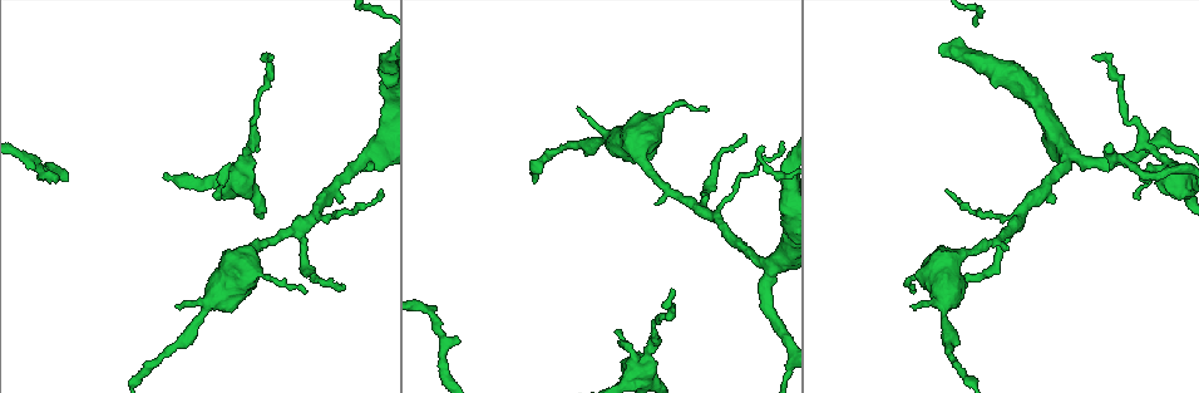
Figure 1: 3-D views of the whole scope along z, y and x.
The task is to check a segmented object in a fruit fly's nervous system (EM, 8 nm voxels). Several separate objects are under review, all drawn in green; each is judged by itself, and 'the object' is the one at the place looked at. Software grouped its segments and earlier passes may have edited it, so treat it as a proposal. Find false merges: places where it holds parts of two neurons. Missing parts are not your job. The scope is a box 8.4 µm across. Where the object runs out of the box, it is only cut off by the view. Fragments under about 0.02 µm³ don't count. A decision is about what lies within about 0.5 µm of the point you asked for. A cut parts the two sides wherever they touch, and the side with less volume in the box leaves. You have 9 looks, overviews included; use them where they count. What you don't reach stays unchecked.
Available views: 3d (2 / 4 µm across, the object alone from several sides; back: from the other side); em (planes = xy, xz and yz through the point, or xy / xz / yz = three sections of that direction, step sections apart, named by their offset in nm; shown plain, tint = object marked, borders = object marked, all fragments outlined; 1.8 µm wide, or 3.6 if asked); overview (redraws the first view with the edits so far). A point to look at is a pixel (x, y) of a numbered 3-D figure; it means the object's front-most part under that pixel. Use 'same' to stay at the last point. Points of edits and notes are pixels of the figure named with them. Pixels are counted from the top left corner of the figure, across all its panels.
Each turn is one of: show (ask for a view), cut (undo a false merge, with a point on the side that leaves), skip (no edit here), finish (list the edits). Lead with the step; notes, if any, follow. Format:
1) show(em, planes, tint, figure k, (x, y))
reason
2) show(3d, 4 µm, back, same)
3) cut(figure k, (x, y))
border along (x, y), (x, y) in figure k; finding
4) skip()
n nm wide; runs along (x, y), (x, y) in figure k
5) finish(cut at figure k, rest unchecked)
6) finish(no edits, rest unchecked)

show(3d, 4 µm, figure 1, (1169, 163))
thick turns thin

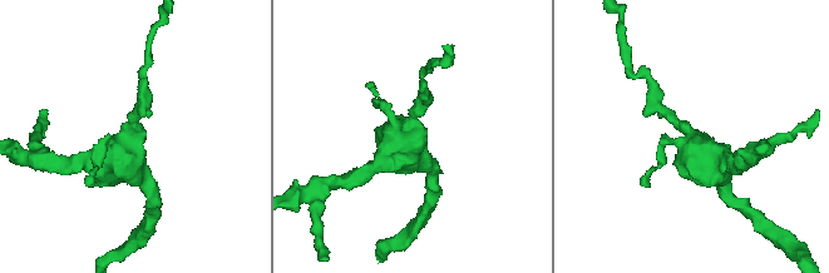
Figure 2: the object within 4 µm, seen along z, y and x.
show(em, 3.6 µm, planes, borders, figure 2, (124, 132))
need the tissue

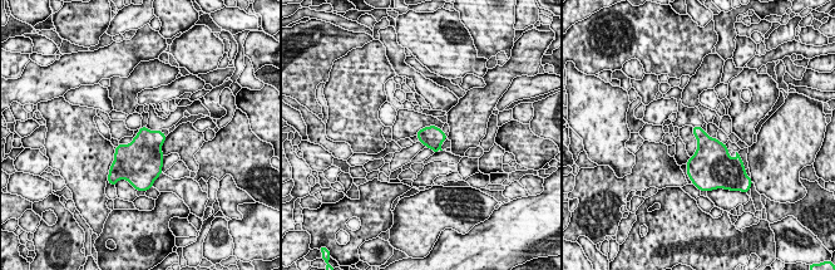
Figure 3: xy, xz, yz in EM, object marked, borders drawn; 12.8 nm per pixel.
skip()
one neuron here

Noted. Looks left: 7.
show(em, 3.6 µm, xz, step 8, tint, figure 1, (695, 208))
abrupt turn

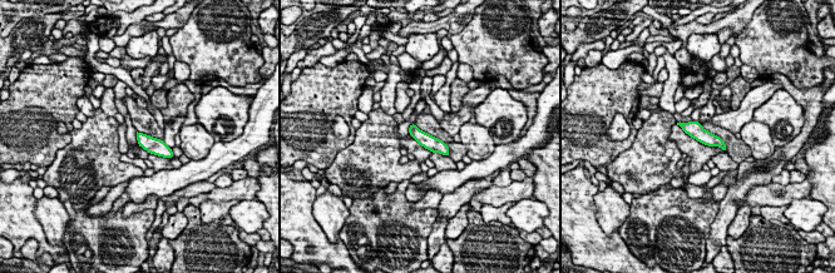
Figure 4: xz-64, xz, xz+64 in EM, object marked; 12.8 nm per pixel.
show(em, 3.6 µm, xy, step 8, tint, same)
cut it another way

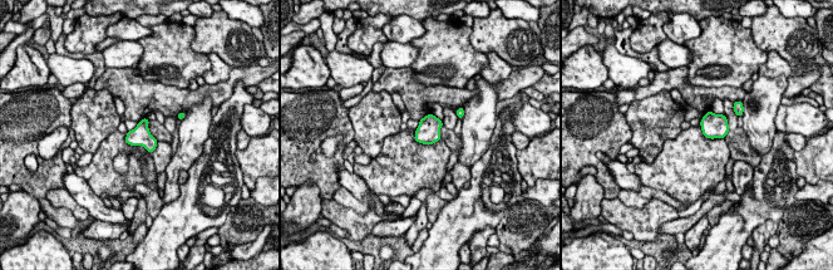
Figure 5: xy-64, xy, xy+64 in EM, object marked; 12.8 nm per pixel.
skip()
260 nm wide; one neuron here

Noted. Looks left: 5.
show(3d, 2 µm, figure 1, (1067, 157))
branch point

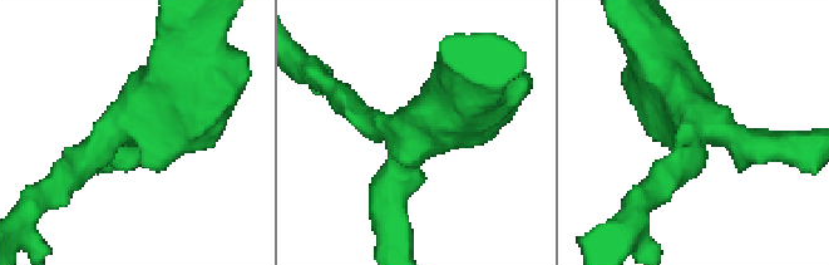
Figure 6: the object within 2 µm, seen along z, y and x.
show(em, 3.6 µm, xz, step 8, tint, figure 6, (118, 126))
3 arms; arms of 200, 280, 440 nm; need the tissue

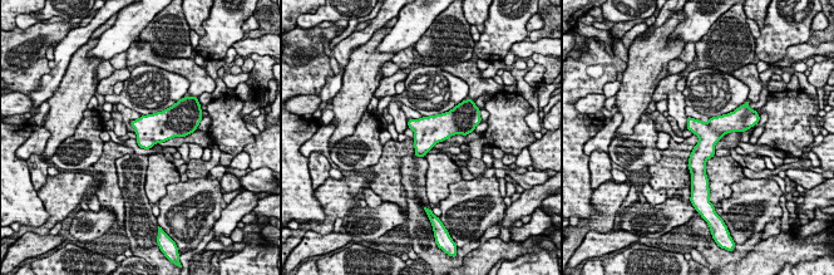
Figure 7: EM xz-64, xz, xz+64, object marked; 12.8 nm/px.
show(em, 3.6 µm, planes, tint, same)
cut it another way

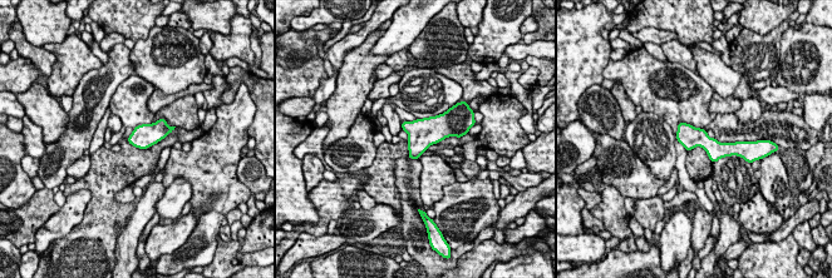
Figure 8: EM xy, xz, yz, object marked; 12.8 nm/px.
skip()
280 nm wide; one neuron here

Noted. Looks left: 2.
show(em, 3.6 µm, xy, step 4, borders, figure 1, (235, 260))
calibre changes

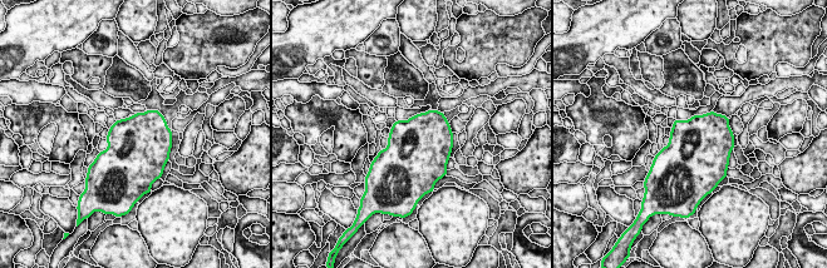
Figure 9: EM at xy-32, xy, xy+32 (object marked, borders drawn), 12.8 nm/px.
show(em, 3.6 µm, planes, borders, same)
cut it another way

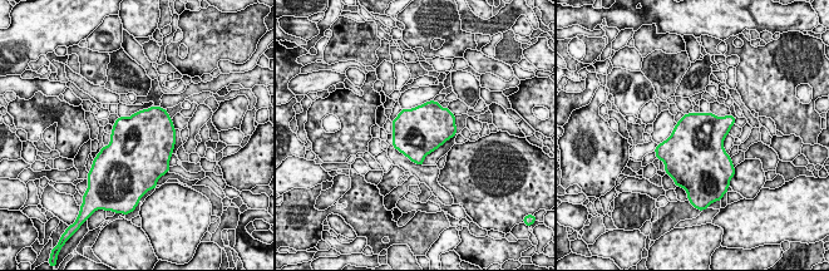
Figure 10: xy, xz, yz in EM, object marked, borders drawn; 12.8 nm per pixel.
skip()
all the same neuron

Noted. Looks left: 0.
finish(no edits, rest unchecked)

